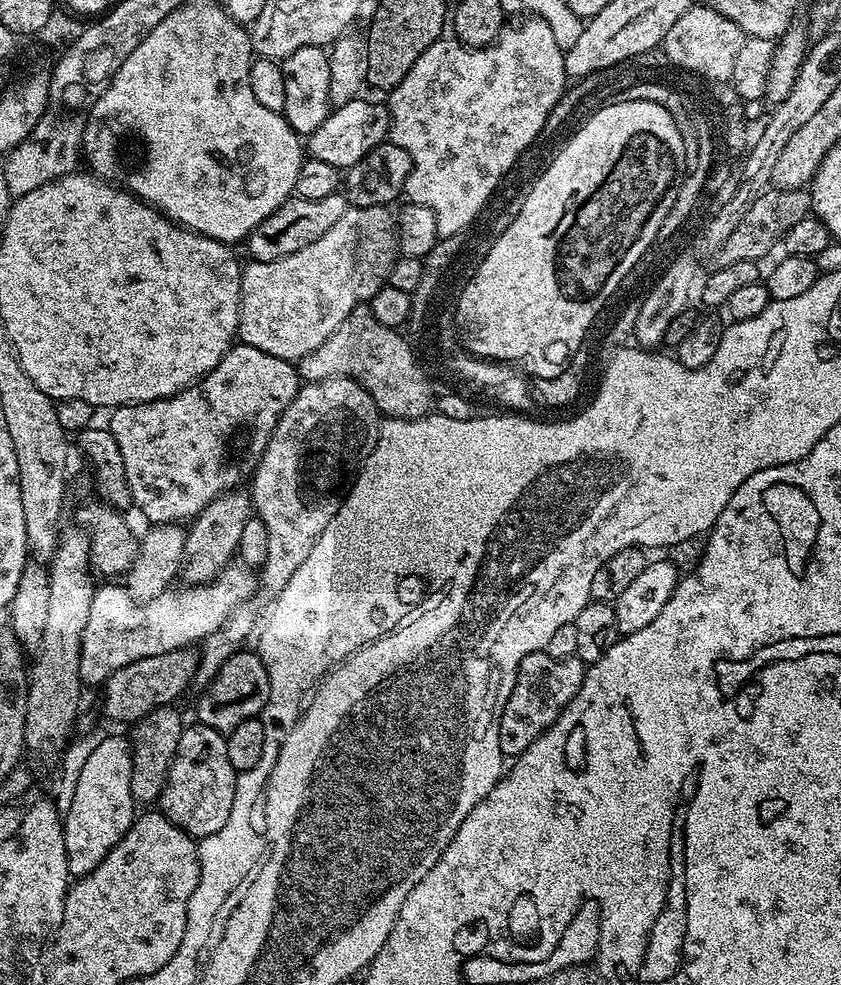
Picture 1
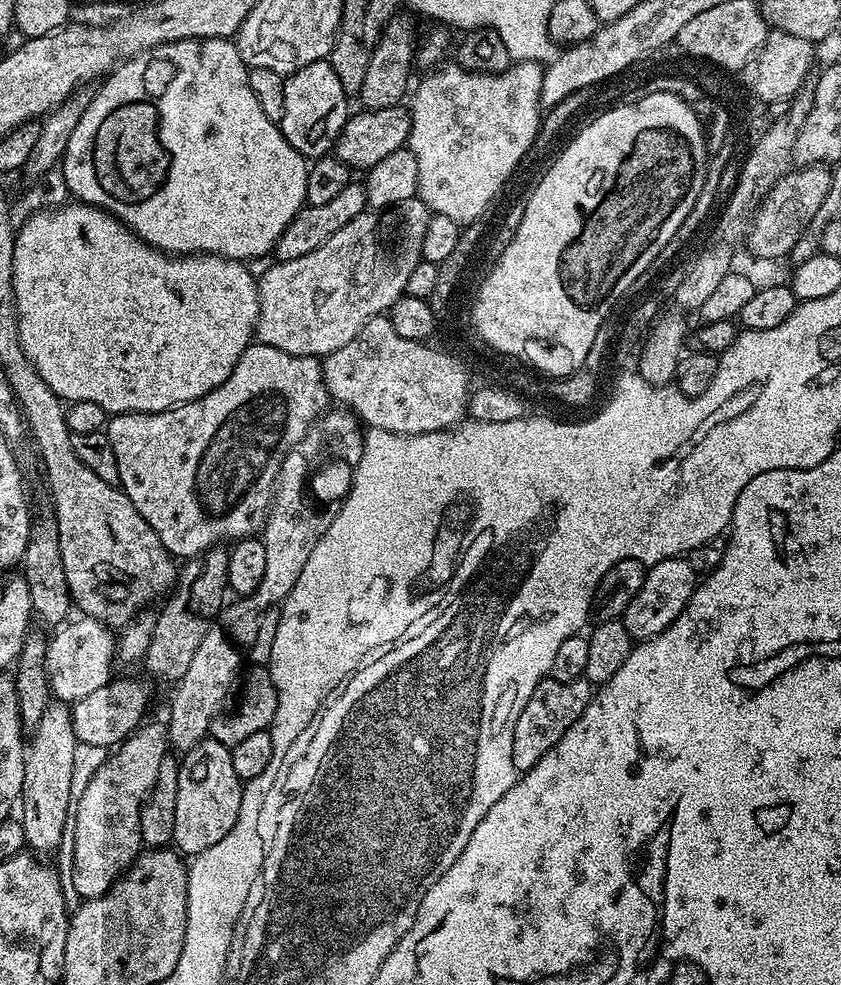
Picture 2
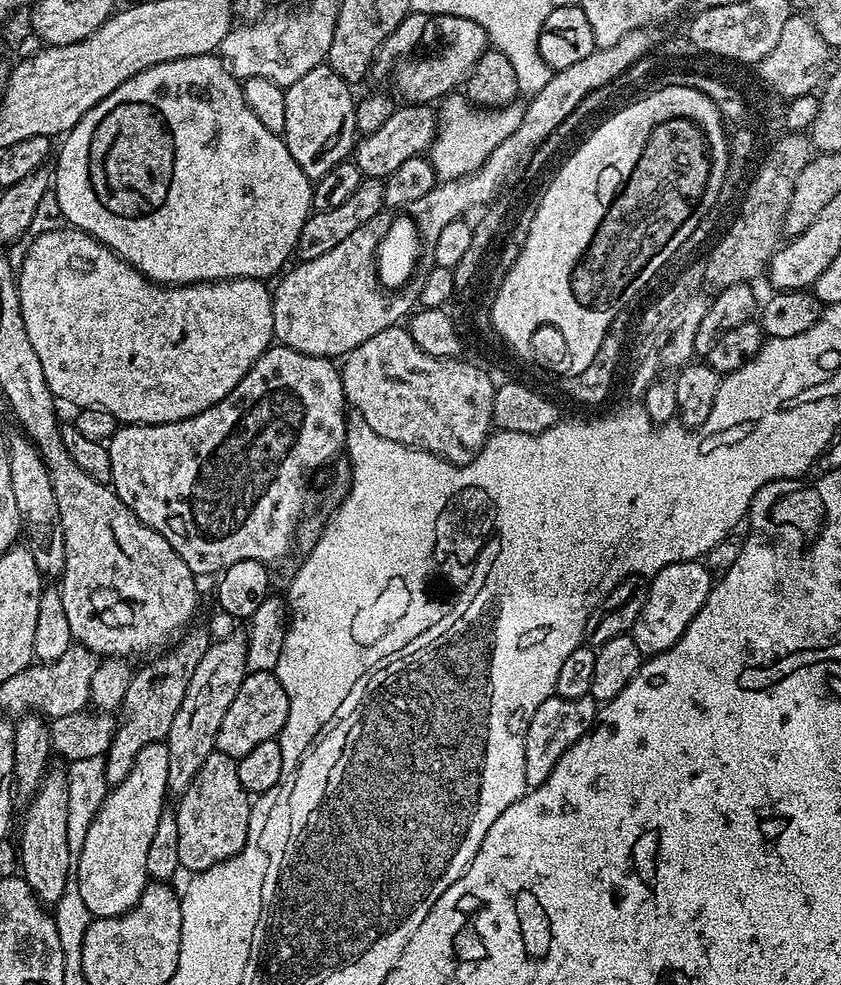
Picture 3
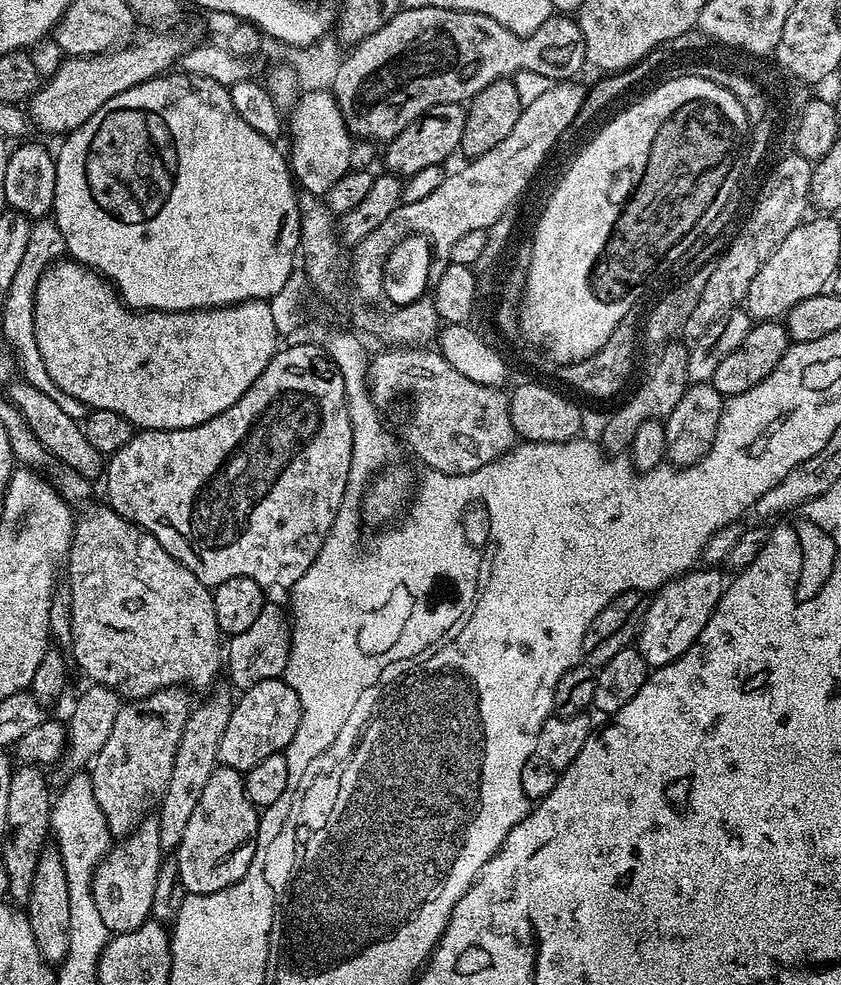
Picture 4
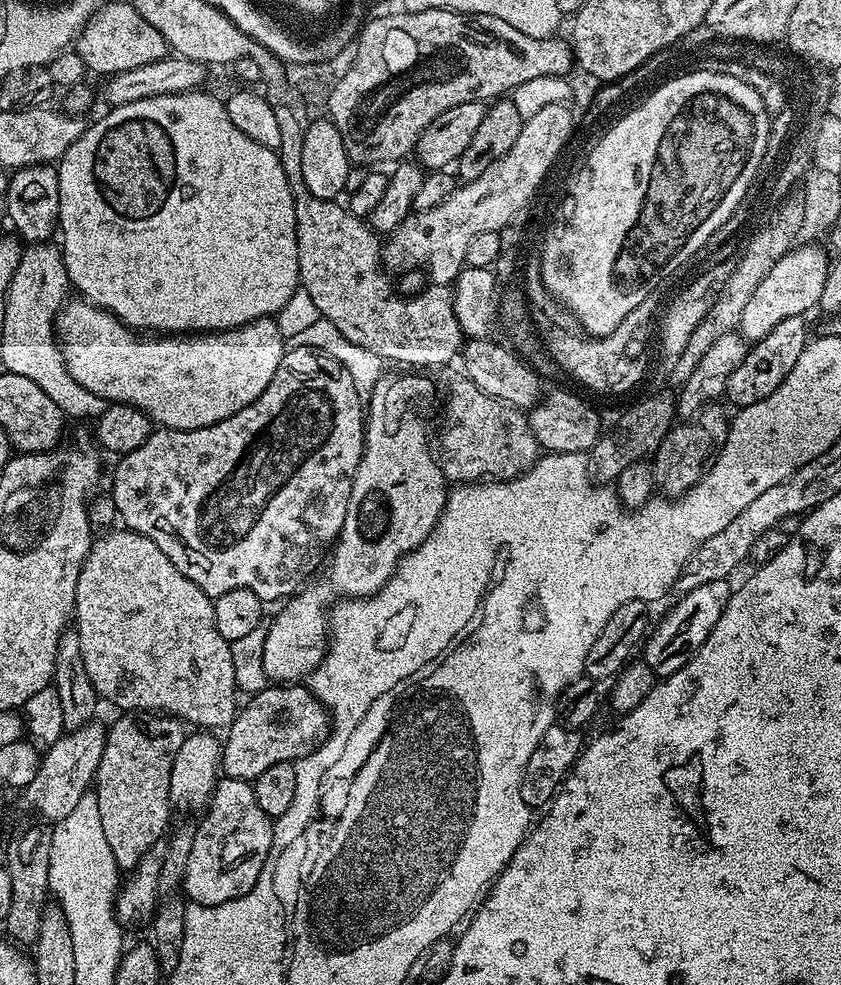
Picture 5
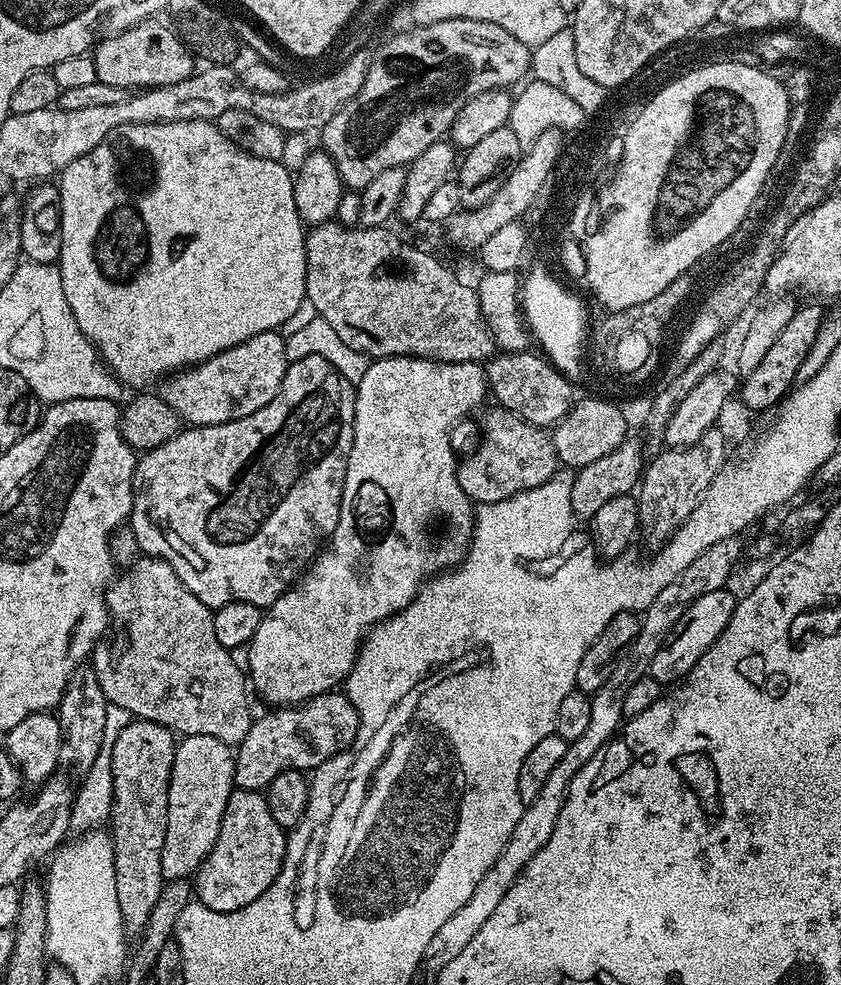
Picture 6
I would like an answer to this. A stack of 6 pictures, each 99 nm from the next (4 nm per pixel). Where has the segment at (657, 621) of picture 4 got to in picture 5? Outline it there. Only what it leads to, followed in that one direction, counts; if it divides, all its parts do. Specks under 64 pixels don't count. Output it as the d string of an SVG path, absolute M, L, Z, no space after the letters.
M728 580L702 582L702 586L694 586L694 590L679 597L675 601L676 605L657 624L655 621L654 627L647 633L642 644L642 658L655 676L663 678L682 670L682 666L690 662L690 658L702 646L702 642L710 638L710 630L718 626L718 618L722 618L722 610L726 610L726 602L730 595L728 586Z

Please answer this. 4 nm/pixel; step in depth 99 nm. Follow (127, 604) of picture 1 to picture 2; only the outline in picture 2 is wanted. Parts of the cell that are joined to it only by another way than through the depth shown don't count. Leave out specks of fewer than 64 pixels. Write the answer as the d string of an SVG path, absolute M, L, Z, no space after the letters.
M81 615L80 620L69 619L63 626L55 629L56 633L51 633L46 650L45 668L48 670L48 687L51 695L60 702L75 702L86 698L86 694L94 690L102 690L106 686L112 673L112 664L116 660L116 641L113 629L101 620L95 620L89 616Z

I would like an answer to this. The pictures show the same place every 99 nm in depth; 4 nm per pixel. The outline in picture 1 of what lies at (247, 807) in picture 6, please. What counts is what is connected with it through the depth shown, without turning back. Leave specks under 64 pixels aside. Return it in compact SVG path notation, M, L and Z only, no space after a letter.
M196 722L185 727L178 742L178 750L168 768L168 780L158 801L159 811L165 818L177 824L186 835L203 838L218 834L230 818L230 806L234 806L237 772L230 766L226 754L225 733Z

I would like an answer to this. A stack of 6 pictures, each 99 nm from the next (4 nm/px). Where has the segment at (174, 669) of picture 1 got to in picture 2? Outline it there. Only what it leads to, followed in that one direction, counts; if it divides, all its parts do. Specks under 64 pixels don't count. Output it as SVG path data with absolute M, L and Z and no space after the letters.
M109 679L102 690L94 690L86 694L86 698L75 701L71 705L72 726L77 741L92 746L102 746L111 749L119 745L126 737L131 736L145 719L144 711L148 708L148 699L152 692L148 689L149 681Z

